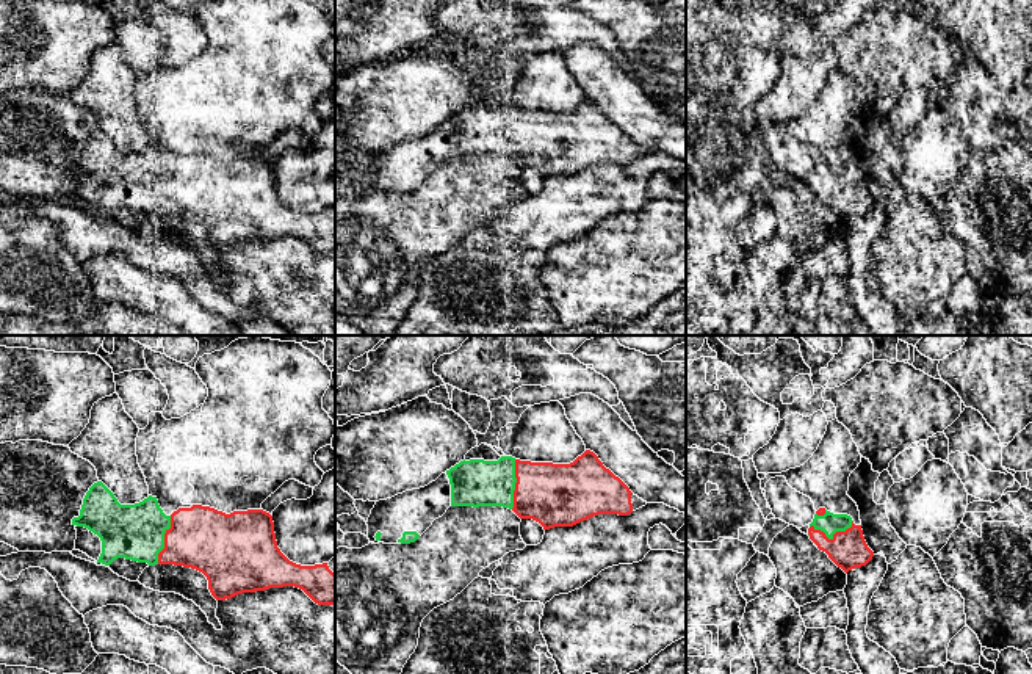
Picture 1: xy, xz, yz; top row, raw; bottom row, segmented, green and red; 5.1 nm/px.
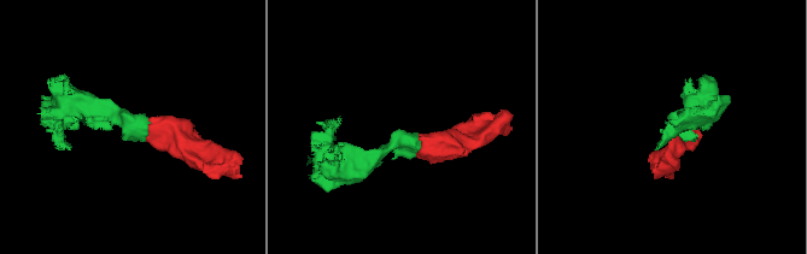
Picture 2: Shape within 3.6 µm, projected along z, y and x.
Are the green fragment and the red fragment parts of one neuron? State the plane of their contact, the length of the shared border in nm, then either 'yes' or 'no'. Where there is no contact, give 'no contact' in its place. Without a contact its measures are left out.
yz | 220 nm | yes

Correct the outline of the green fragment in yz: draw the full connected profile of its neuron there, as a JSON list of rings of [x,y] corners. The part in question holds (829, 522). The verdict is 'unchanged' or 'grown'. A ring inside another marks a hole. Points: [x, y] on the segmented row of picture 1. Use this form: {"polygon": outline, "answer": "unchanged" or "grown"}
{"polygon": [[[819,508],[810,524],[808,534],[817,549],[825,552],[846,574],[866,566],[874,556],[864,541],[861,525],[855,525],[847,514],[833,514]]], "answer": "grown"}

